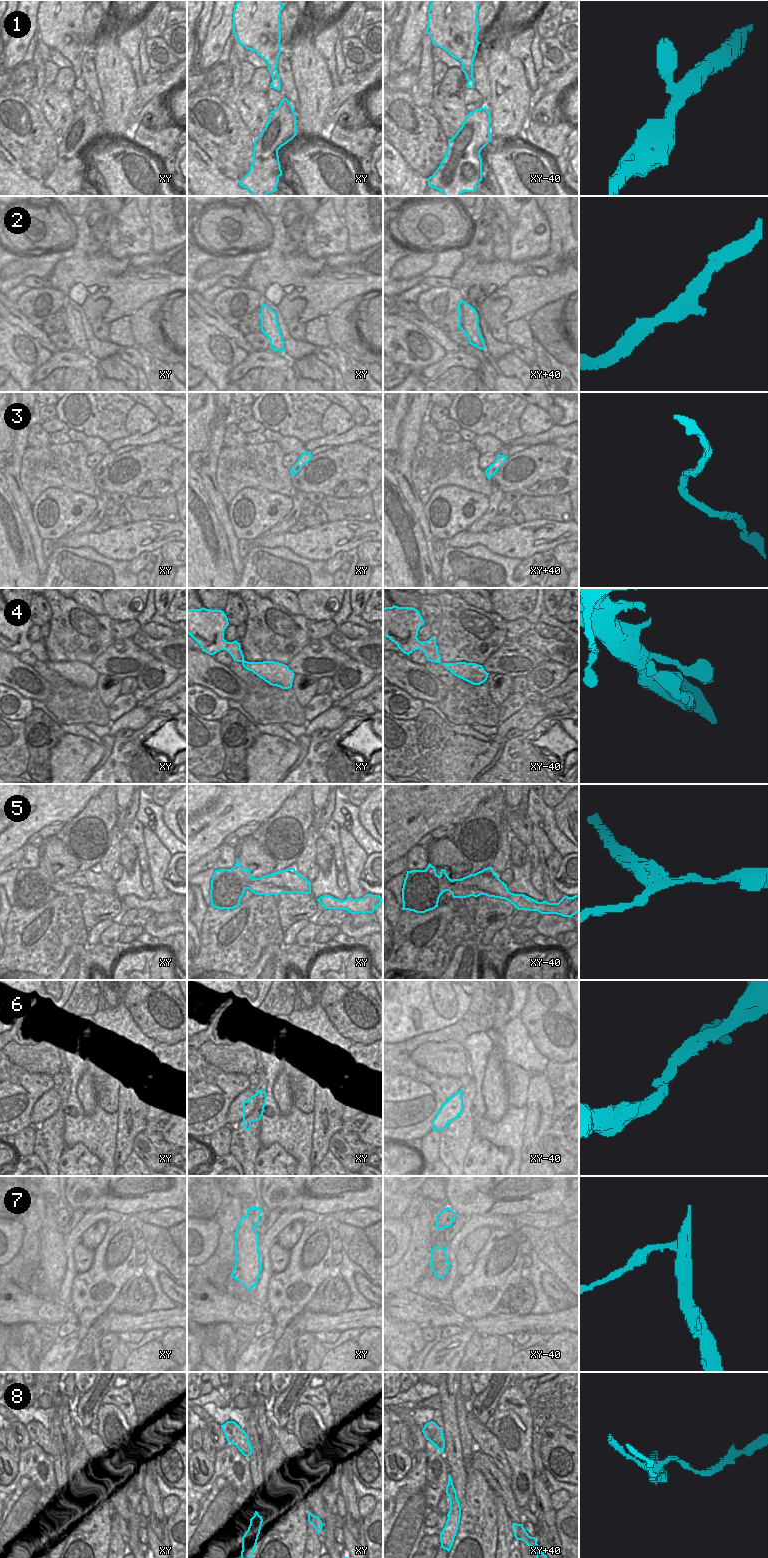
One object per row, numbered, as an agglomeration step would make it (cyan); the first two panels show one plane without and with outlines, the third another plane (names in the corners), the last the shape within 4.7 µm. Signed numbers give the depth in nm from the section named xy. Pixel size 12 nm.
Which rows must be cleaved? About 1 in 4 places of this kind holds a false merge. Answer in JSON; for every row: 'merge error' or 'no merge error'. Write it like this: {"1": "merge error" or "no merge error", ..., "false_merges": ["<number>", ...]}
{"1": "no merge error", "2": "no merge error", "3": "no merge error", "4": "no merge error", "5": "merge error", "6": "no merge error", "7": "merge error", "8": "merge error", "false_merges": ["5", "7", "8"]}

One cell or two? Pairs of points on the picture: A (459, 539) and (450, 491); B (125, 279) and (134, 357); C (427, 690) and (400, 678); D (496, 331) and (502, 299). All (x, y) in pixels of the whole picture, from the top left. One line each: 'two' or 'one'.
A: two
B: two
C: one
D: two

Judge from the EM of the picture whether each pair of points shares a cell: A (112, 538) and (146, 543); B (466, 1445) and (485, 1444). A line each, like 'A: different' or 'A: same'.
A: same
B: different

